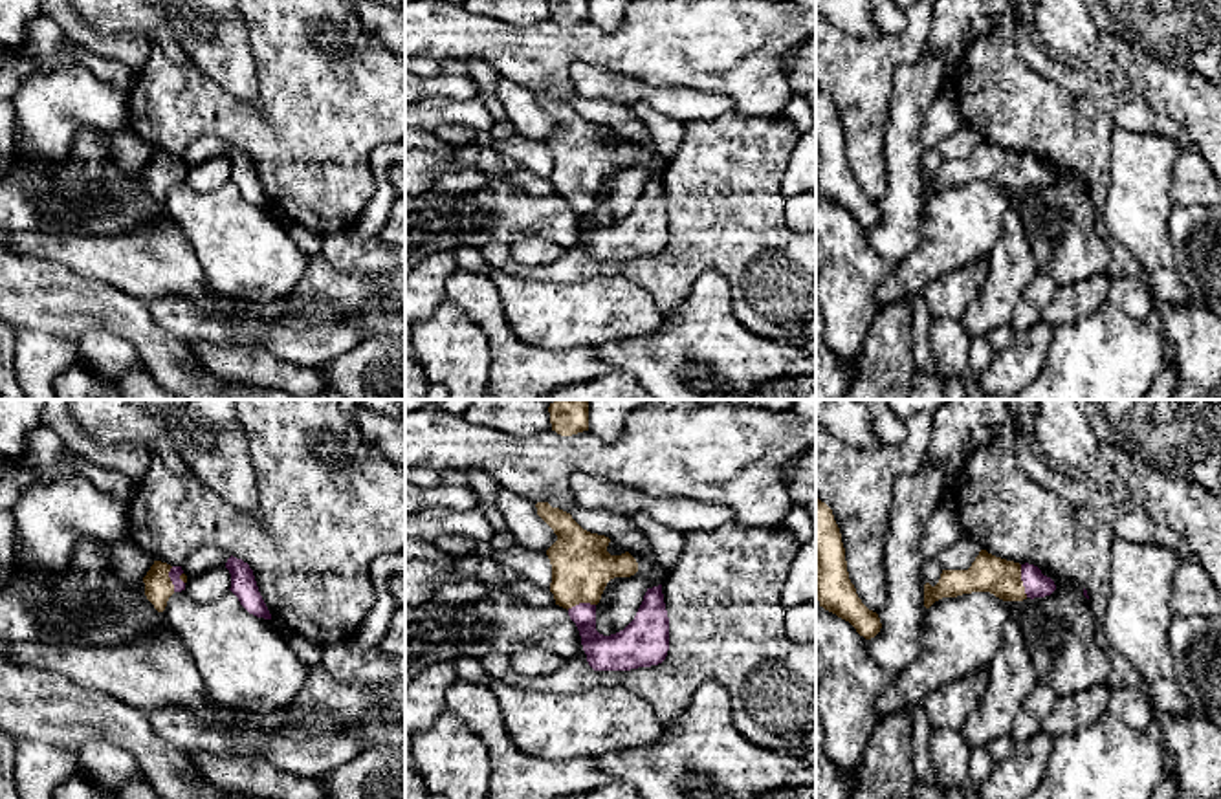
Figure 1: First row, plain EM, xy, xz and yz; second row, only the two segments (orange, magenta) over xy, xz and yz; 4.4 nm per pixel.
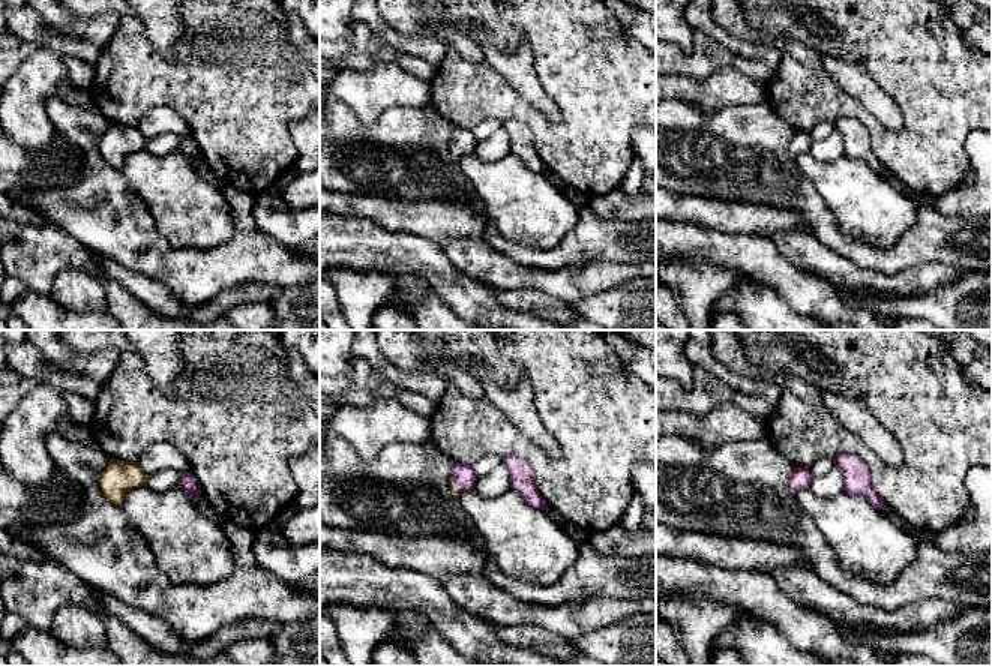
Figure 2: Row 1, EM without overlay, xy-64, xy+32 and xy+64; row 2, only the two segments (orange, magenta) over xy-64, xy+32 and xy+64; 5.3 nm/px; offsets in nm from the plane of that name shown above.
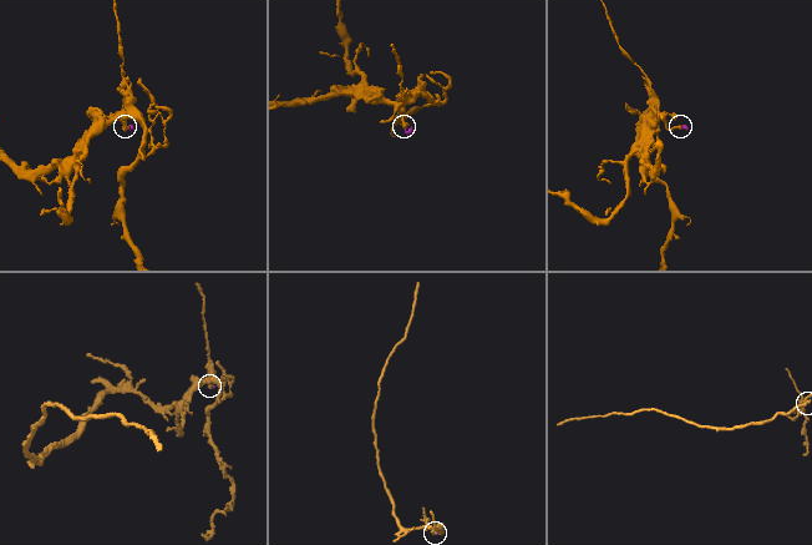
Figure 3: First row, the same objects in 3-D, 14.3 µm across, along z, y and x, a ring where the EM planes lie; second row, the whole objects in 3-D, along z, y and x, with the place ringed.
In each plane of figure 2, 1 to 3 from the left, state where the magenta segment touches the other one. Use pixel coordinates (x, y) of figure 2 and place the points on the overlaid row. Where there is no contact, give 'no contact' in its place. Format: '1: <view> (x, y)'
1: no contact
2: xy+32 (456, 486)
3: no contact

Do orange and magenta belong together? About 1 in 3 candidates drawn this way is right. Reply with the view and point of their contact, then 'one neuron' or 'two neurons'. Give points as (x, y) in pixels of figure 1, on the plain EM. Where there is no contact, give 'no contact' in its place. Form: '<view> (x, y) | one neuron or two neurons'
yz (1022, 171) | one neuron

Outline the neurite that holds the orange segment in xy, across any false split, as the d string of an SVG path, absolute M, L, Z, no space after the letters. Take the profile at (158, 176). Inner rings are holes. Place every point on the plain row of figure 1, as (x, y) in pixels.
M154 150L147 165L143 167L145 185L158 202L163 202L169 187L174 181L185 180L187 165L182 156L170 156L161 150Z

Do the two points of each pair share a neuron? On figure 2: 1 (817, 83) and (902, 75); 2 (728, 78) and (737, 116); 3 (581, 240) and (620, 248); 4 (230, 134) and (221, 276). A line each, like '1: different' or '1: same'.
1: same
2: different
3: same
4: different

